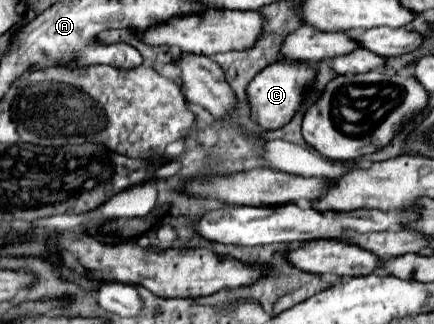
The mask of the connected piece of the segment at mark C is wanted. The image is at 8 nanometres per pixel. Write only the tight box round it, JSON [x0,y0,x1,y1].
[247,62,315,130]

